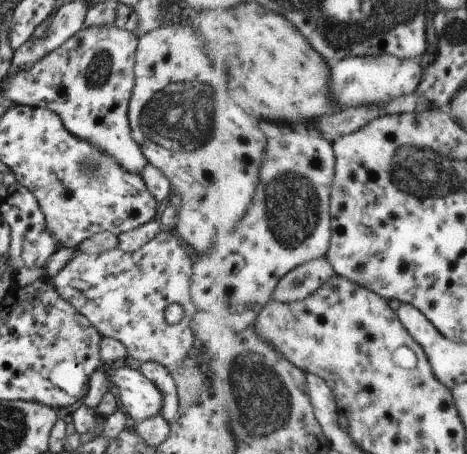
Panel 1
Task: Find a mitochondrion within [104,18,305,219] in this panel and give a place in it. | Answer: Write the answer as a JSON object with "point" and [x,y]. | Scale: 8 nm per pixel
{"point":[188,102]}

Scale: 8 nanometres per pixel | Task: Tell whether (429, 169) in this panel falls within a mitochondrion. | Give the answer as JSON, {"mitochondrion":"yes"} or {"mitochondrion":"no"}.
{"mitochondrion":"yes"}

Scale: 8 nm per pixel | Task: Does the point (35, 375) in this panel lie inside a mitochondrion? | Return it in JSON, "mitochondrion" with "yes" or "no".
{"mitochondrion":"no"}

